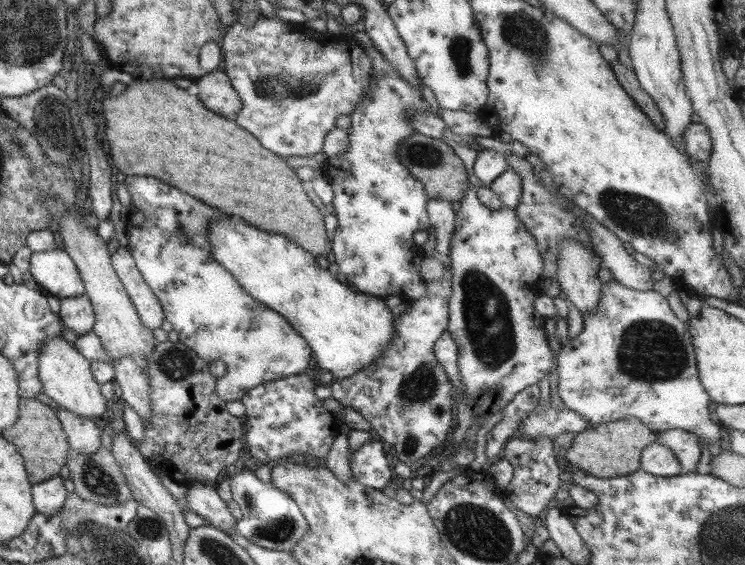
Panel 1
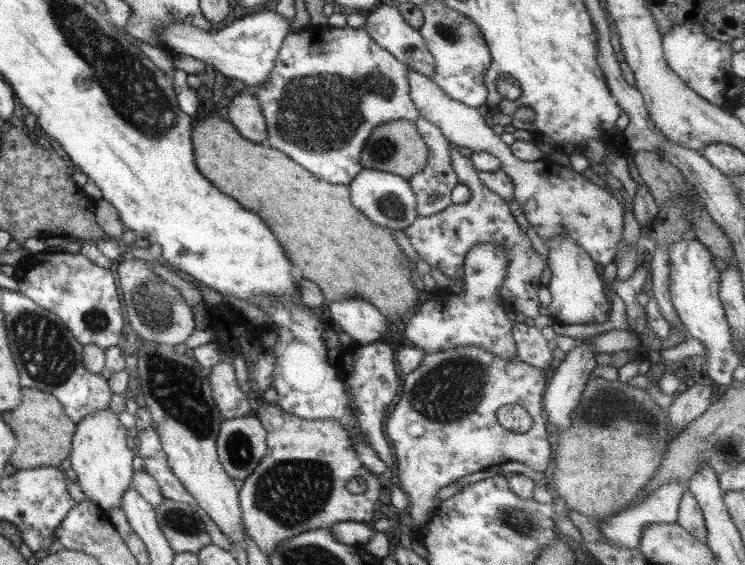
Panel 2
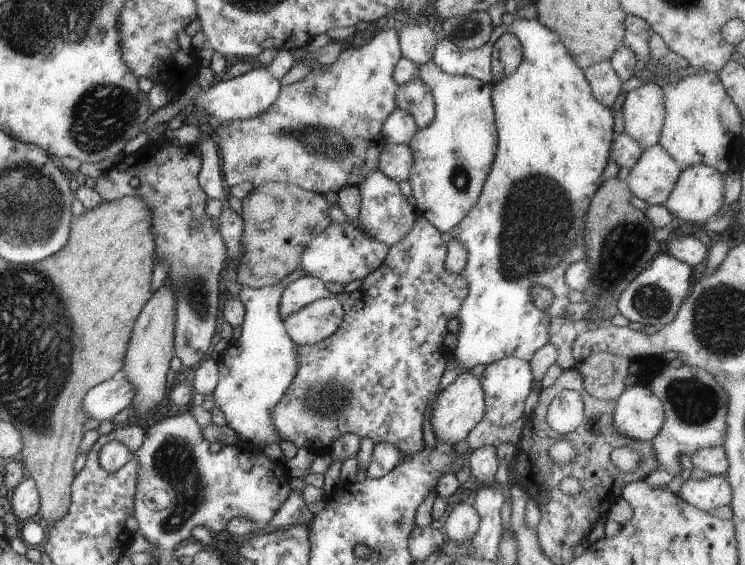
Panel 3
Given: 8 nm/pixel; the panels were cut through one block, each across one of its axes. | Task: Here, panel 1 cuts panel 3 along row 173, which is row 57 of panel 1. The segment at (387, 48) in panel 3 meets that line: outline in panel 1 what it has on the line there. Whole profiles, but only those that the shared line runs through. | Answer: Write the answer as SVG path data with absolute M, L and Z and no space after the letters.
M260 16L253 26L245 27L239 22L233 21L229 31L224 34L221 40L221 52L223 52L223 64L225 76L229 79L231 86L235 89L241 101L241 110L235 114L234 123L253 134L259 144L272 154L281 159L288 159L292 156L309 157L322 152L323 138L335 126L335 118L339 114L349 115L351 110L365 98L365 90L369 88L369 78L371 78L371 59L365 55L365 51L353 41L349 36L344 36L333 28L330 31L318 32L305 27L304 24L289 24L273 18Z

